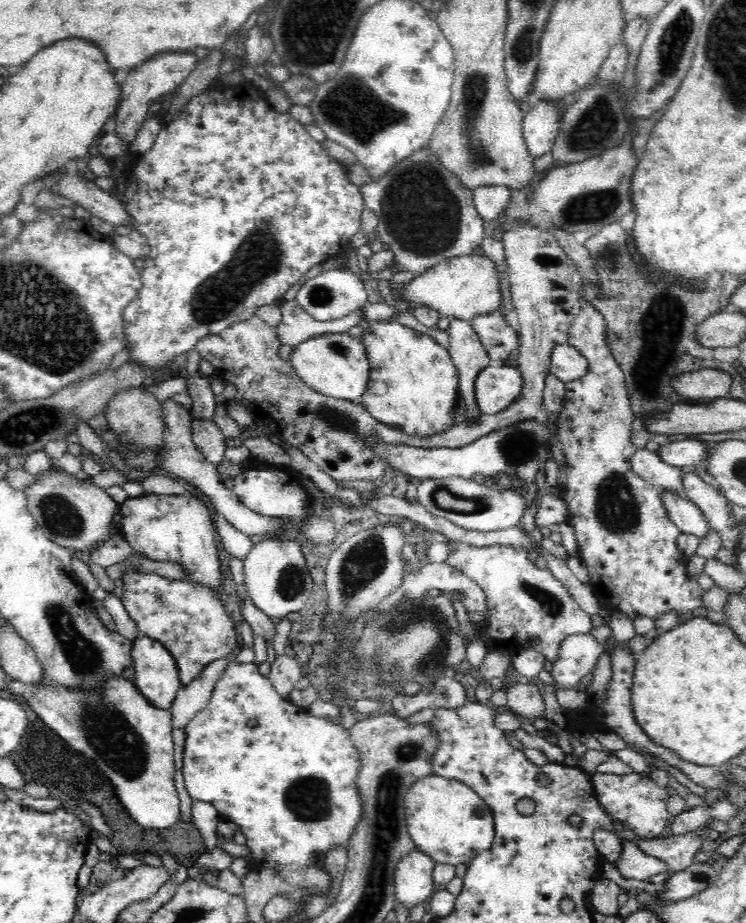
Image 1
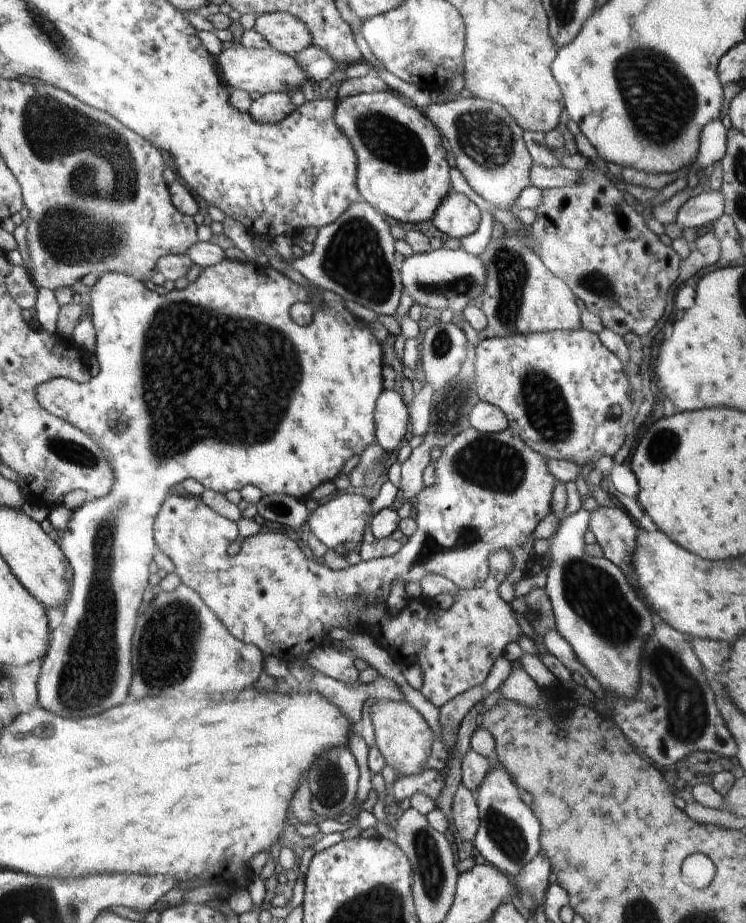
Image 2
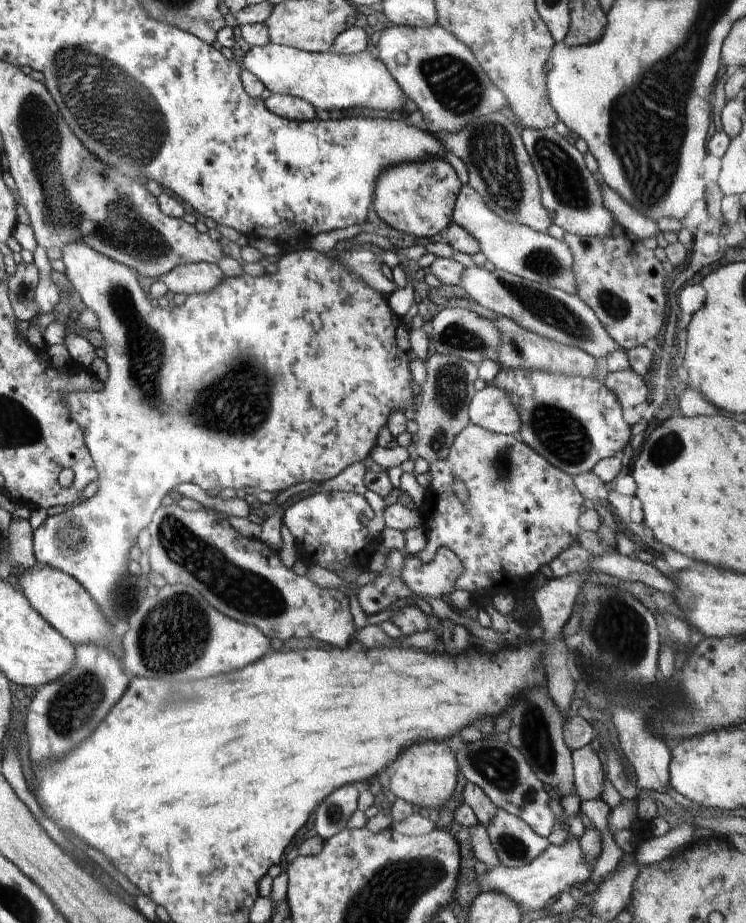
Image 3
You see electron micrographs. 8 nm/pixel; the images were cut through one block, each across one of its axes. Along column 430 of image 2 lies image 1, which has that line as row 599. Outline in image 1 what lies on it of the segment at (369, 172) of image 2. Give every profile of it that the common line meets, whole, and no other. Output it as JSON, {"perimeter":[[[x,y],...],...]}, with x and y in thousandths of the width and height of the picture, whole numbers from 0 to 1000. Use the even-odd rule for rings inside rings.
{"perimeter":[[[169,620],[164,626],[168,642],[161,646],[174,671],[185,677],[188,686],[214,694],[223,704],[235,713],[240,726],[243,741],[257,739],[277,719],[310,709],[316,700],[316,684],[308,674],[308,668],[295,651],[295,646],[283,637],[255,631],[251,627],[231,628],[227,625],[212,624],[205,620]]]}

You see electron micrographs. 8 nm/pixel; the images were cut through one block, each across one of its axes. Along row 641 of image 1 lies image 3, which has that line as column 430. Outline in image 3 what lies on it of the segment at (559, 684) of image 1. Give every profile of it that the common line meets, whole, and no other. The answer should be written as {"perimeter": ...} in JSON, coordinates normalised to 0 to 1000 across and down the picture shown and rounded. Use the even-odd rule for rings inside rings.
{"perimeter":[[[592,593],[584,599],[582,607],[576,611],[568,611],[559,601],[550,603],[542,602],[539,611],[539,628],[542,633],[552,639],[555,644],[570,648],[592,649],[595,646],[603,646],[611,639],[611,627],[619,622],[621,613],[617,605],[609,600],[607,596]]]}

